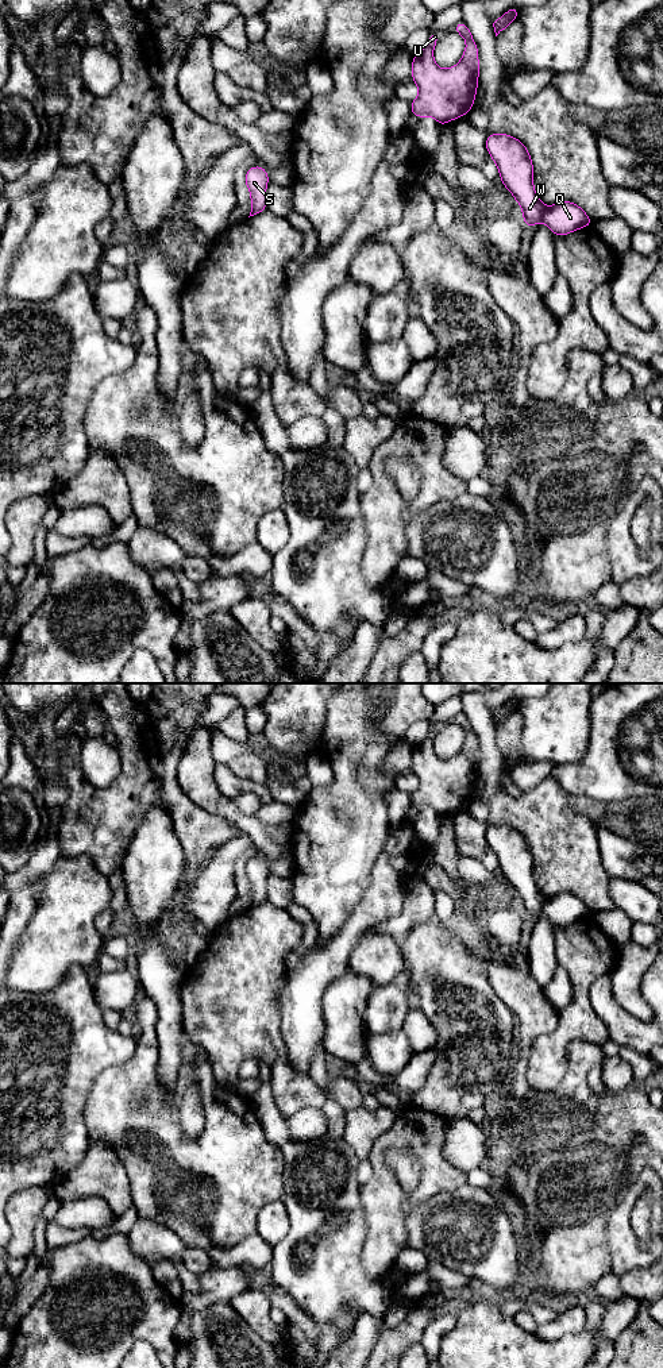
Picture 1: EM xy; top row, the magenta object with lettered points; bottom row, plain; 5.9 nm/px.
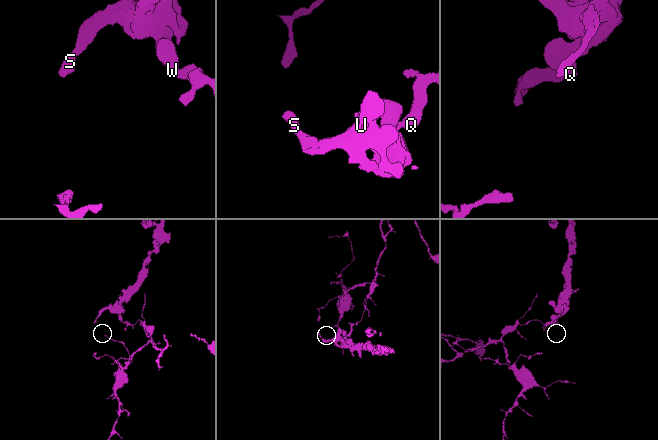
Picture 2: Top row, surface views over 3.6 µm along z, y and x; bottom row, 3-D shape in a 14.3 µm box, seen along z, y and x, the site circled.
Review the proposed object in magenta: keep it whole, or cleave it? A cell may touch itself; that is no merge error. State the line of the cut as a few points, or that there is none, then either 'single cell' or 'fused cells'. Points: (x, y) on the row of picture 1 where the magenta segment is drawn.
xy (546, 207), (540, 220) | fused cells

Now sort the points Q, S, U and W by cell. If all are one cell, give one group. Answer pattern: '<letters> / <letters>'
Q / S U W

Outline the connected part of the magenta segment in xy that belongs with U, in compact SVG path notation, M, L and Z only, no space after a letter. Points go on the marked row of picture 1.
M463 22L454 30L466 41L466 50L455 66L440 69L436 65L433 49L440 35L437 32L431 32L428 45L421 53L413 54L412 61L412 78L419 88L419 96L410 101L412 115L432 116L442 127L469 113L478 89L477 43Z

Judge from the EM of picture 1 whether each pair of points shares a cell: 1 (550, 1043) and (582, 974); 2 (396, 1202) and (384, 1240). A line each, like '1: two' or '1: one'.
1: one
2: one

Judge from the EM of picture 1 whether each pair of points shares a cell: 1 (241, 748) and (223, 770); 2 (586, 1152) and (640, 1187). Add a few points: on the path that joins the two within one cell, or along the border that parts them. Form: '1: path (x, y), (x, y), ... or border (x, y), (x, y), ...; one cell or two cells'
1: border (218, 762), (227, 765); two cells
2: border (631, 1183), (625, 1195), (613, 1210); two cells

